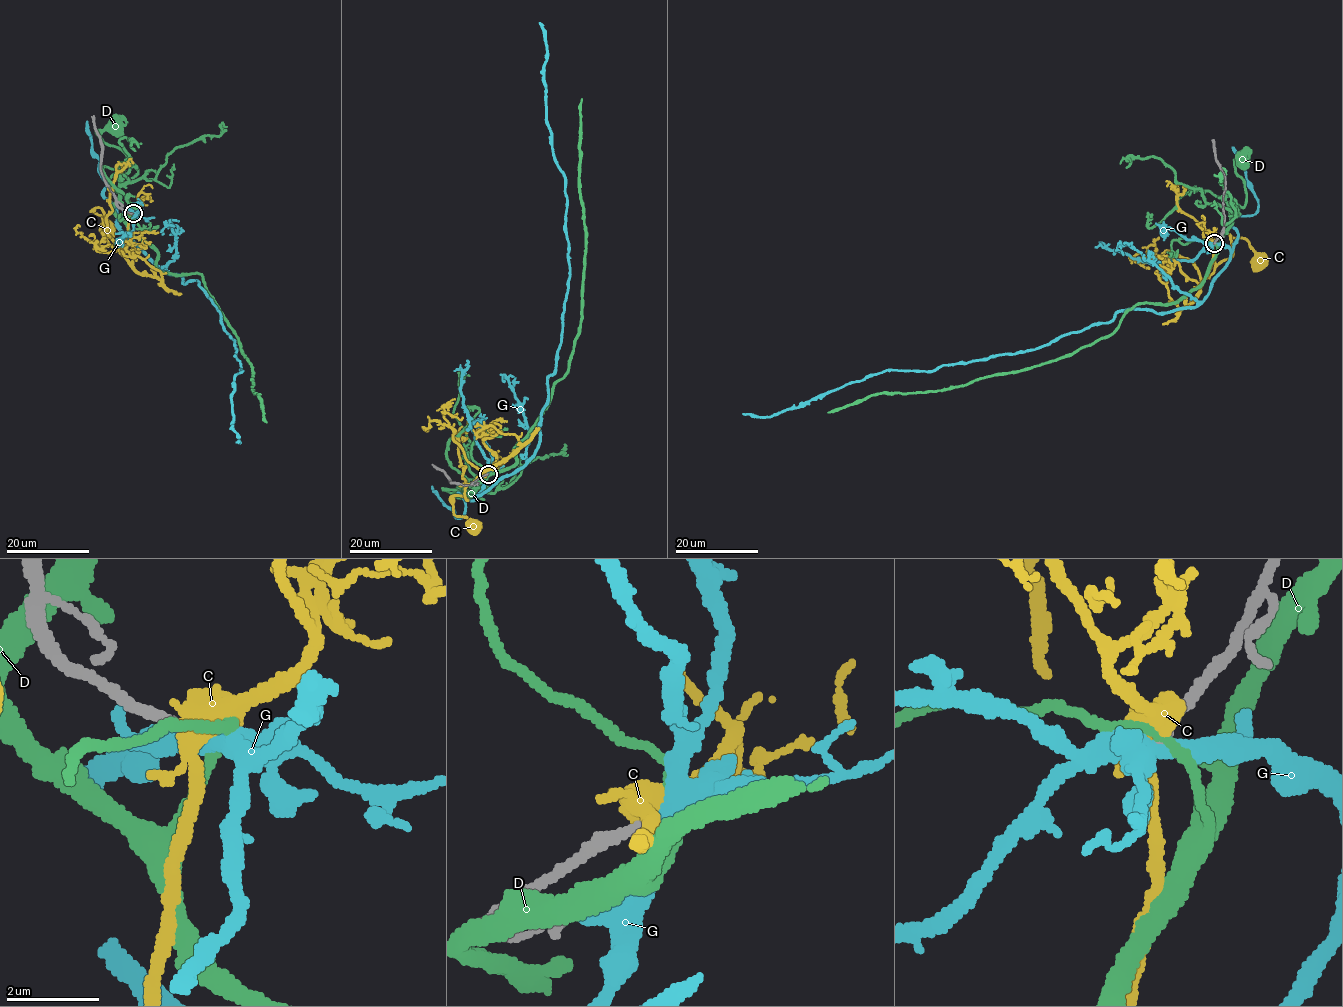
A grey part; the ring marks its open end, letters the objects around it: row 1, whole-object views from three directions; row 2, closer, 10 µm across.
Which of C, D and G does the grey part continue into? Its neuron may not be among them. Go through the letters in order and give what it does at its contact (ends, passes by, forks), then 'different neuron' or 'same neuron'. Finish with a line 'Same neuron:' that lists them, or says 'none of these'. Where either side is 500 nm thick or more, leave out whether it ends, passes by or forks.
C: different neuron
D: it passes by; different neuron
G: it forks there; different neuron
Same neuron: none of these

